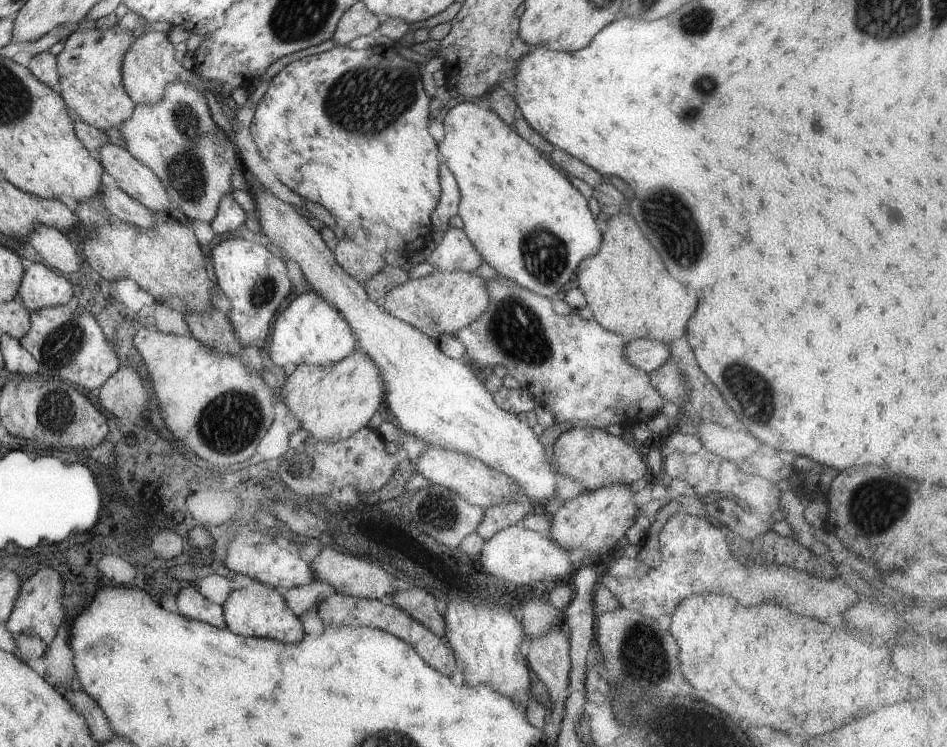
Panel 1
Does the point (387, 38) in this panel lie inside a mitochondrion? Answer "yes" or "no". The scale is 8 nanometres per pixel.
no

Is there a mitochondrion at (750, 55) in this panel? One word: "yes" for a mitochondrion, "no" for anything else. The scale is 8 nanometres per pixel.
no

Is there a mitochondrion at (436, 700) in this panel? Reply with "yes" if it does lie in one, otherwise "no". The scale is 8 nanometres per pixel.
no

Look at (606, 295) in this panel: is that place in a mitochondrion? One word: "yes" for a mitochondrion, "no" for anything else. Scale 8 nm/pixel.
no

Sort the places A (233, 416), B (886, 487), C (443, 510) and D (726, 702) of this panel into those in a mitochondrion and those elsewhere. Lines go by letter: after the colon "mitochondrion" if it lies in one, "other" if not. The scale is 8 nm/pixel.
A: mitochondrion
B: mitochondrion
C: mitochondrion
D: other

